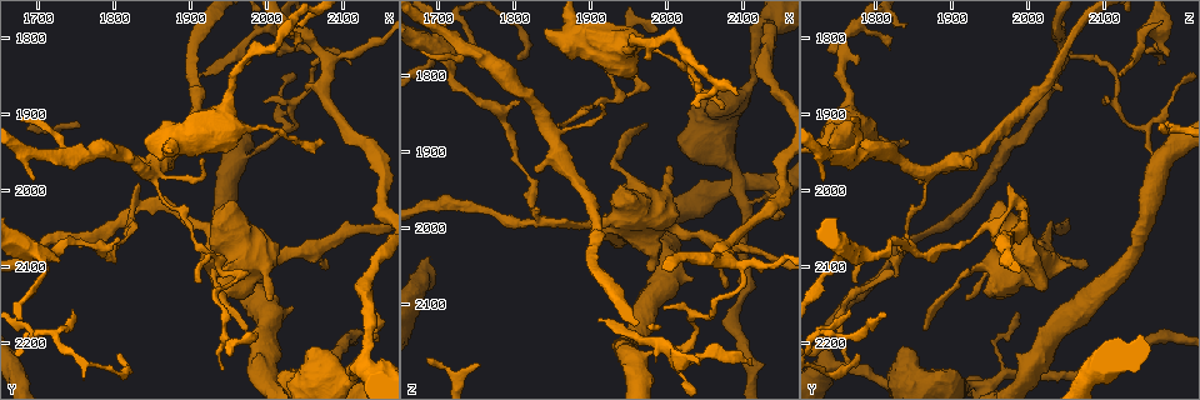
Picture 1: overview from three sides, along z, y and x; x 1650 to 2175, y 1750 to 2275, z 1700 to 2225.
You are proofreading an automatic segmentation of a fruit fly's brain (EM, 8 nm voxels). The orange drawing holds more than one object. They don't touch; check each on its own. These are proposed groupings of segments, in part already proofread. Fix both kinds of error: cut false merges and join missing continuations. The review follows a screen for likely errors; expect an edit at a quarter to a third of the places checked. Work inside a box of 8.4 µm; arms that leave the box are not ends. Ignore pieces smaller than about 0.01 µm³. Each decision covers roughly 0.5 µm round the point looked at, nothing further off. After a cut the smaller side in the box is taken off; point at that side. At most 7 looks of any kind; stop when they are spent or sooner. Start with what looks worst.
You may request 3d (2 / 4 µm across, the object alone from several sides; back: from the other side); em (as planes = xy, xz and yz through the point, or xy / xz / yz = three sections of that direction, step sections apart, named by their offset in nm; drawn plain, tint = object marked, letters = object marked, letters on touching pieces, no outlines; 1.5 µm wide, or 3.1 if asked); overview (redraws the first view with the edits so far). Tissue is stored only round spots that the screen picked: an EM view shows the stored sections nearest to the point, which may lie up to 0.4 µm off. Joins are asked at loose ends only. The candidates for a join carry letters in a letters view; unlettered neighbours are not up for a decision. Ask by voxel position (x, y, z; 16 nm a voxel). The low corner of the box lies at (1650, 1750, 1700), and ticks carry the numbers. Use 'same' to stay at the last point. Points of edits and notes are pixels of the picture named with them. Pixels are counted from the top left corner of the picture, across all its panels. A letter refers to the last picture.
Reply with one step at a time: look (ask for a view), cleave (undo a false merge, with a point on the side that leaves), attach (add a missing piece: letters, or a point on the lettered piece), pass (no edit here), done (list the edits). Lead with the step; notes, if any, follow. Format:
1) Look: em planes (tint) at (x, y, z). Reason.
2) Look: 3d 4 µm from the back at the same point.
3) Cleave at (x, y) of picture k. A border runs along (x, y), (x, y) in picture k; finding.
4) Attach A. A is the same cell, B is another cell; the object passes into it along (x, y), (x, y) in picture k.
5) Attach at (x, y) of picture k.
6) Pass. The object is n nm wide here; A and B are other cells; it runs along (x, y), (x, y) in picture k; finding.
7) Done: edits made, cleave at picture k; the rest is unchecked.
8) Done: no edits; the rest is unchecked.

Look: em planes (letters) at (1915, 1955, 1835). Thin end.

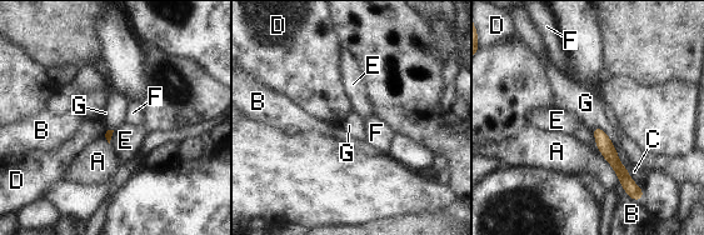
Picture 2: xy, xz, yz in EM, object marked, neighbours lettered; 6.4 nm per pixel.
Pass. A, B, C, D, E, F and G are other cells; a border runs along (593, 129), (600, 128), (610, 140) in picture 2; no lettered piece goes on from it.

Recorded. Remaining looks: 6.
Look: 3d 2 µm at (1910, 1850, 2120). Branch stops here.

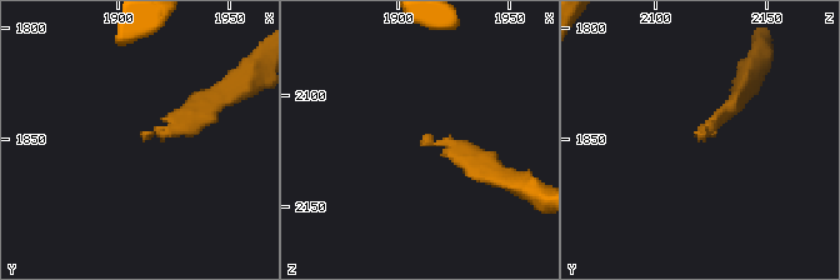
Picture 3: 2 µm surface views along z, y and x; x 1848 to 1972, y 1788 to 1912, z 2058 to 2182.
Look: em xy step 4 (tint) at (1909, 1848, 2121).

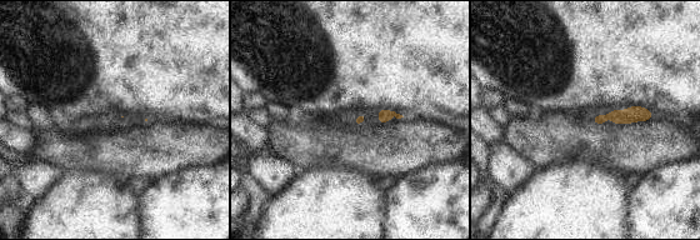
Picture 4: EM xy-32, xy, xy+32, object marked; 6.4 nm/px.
Look: em planes (letters) at the same point. Cut it another way.

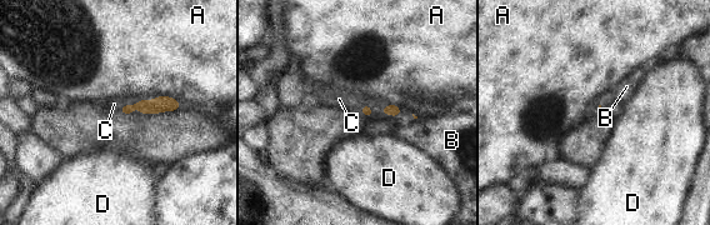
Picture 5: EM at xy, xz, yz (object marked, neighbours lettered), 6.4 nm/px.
Attach at (114, 104) of picture 5. C is the same cell, A, B and D are other cells; the object passes into it along (160, 104), (139, 100), (114, 104) in picture 5; it goes on there.

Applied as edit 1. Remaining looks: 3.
Look: em planes (plain) at (1805, 2220, 1780). Branch stops here.

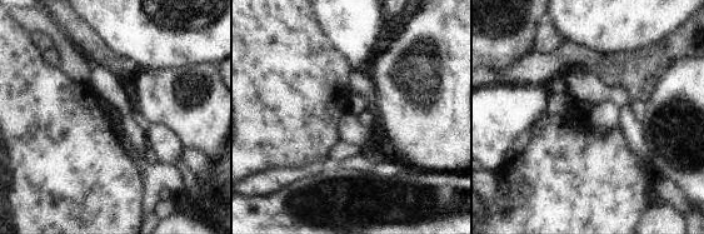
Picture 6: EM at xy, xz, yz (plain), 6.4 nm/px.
Look: em planes (letters) at the same point.

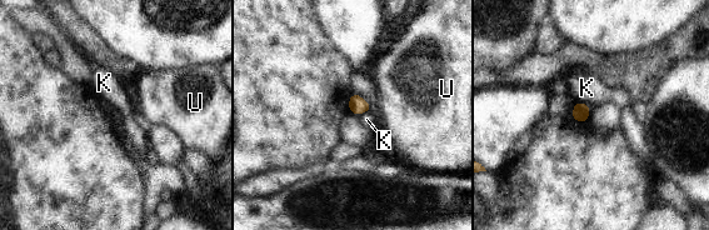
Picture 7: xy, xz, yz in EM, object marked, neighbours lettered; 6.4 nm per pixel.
Pass. The longest contact is with K, 100 nm; K and U are other cells; no lettered piece goes on from it.

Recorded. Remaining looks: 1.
Done: edits made, attach at picture 5; the rest is unchecked.

